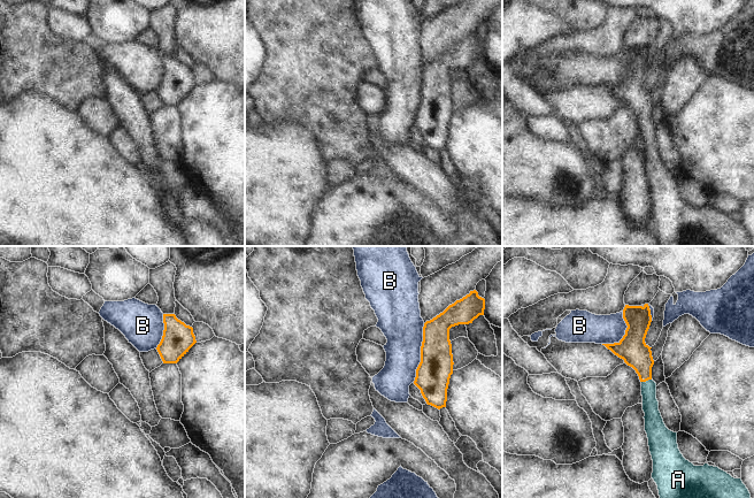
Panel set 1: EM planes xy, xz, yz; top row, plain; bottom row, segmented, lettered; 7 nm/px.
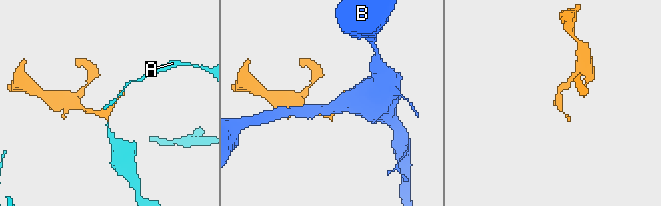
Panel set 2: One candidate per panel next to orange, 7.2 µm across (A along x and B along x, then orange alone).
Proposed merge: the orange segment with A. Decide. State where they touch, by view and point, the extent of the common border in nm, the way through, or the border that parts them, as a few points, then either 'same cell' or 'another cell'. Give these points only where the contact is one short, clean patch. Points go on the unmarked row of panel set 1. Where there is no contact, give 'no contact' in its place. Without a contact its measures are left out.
contact yz (646, 122); length 80 nm; way yz (632, 91), (643, 106), (646, 122), (648, 131); same cell

